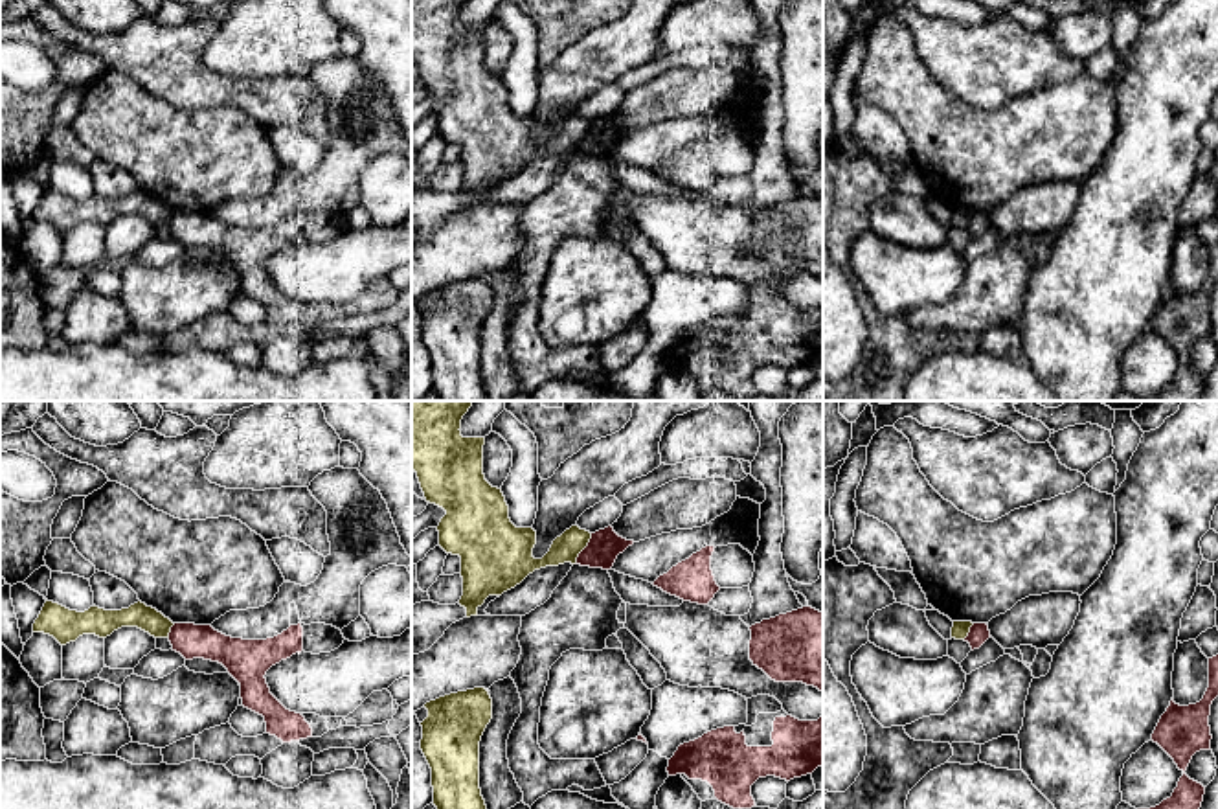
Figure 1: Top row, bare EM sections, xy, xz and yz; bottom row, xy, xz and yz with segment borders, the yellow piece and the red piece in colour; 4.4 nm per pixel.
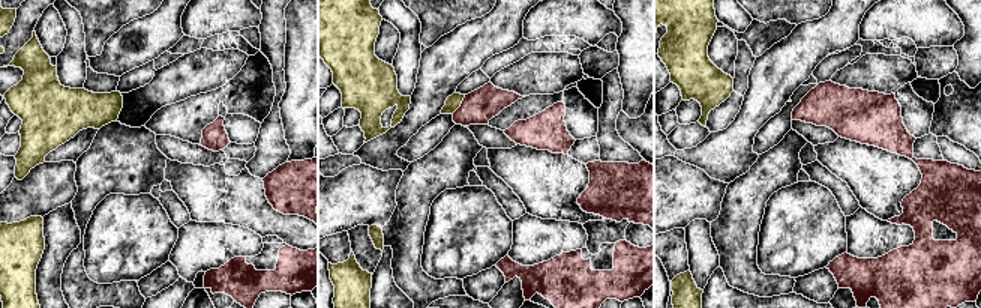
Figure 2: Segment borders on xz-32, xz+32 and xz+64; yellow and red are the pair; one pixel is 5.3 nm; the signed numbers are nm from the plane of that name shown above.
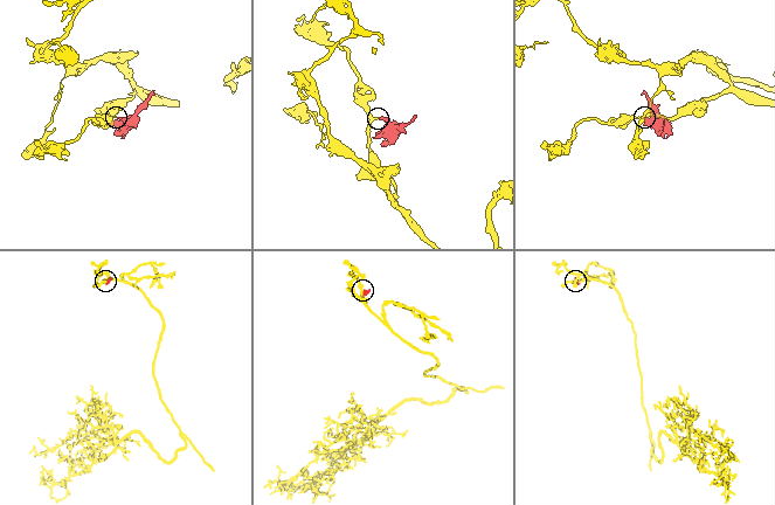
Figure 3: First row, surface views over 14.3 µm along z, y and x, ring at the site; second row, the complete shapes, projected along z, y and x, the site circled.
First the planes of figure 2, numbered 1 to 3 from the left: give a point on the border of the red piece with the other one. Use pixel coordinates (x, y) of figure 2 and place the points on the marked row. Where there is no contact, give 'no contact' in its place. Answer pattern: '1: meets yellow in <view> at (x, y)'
1: no contact
2: meets yellow in xz+32 at (461, 102)
3: no contact

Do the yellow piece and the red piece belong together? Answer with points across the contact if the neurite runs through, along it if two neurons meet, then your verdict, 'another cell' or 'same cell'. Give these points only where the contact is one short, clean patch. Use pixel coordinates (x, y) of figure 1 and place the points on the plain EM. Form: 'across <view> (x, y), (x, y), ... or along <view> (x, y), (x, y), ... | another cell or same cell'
along xz (592, 122), (574, 151) | another cell

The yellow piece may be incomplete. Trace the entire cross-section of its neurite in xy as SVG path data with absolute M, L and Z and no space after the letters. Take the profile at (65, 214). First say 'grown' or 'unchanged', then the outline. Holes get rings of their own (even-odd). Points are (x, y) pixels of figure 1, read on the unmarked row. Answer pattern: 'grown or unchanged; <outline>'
unchanged; M46 188L33 211L33 221L50 222L61 234L66 234L83 222L107 226L121 215L138 215L154 226L169 226L173 213L169 206L141 189L121 199L105 199L94 193L77 200Z

